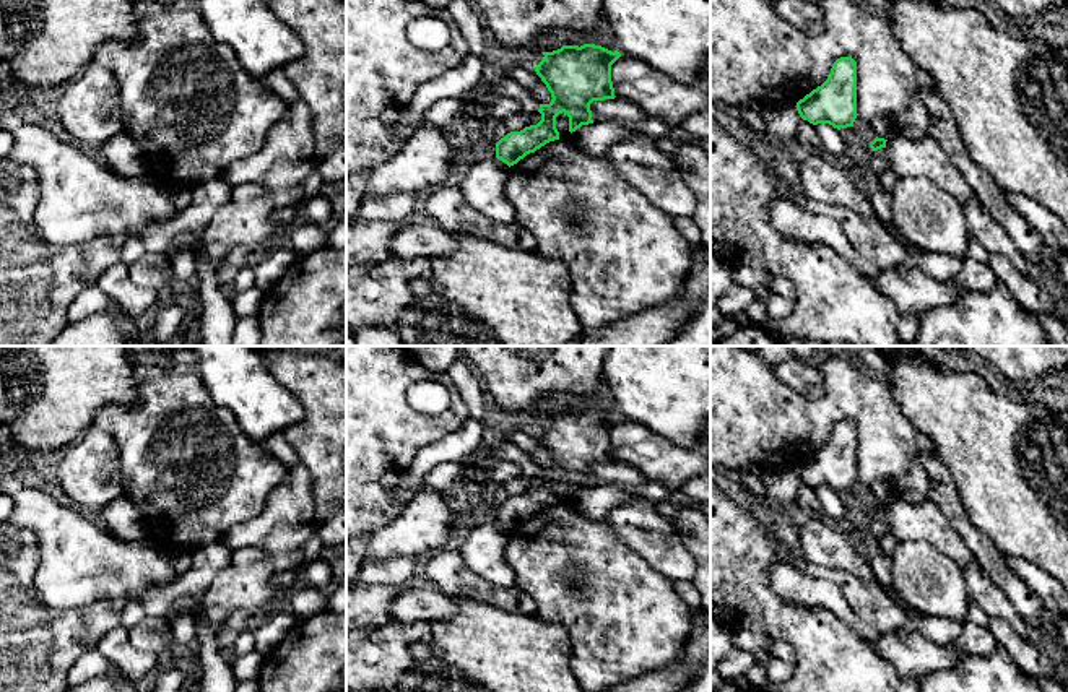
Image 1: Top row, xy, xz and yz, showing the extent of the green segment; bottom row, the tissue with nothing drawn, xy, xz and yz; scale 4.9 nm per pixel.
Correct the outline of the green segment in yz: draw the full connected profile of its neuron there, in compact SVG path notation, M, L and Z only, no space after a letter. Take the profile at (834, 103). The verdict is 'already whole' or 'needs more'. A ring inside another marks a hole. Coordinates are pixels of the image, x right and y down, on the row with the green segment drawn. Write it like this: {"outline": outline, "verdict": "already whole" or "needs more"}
{"outline": "M840 57L832 63L827 80L797 102L803 120L834 128L853 127L857 119L857 62Z", "verdict": "already whole"}

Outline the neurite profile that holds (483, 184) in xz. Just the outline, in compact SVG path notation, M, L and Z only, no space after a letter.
M497 158L480 161L458 177L467 203L496 223L515 221L515 210L506 198L504 184L510 167Z

